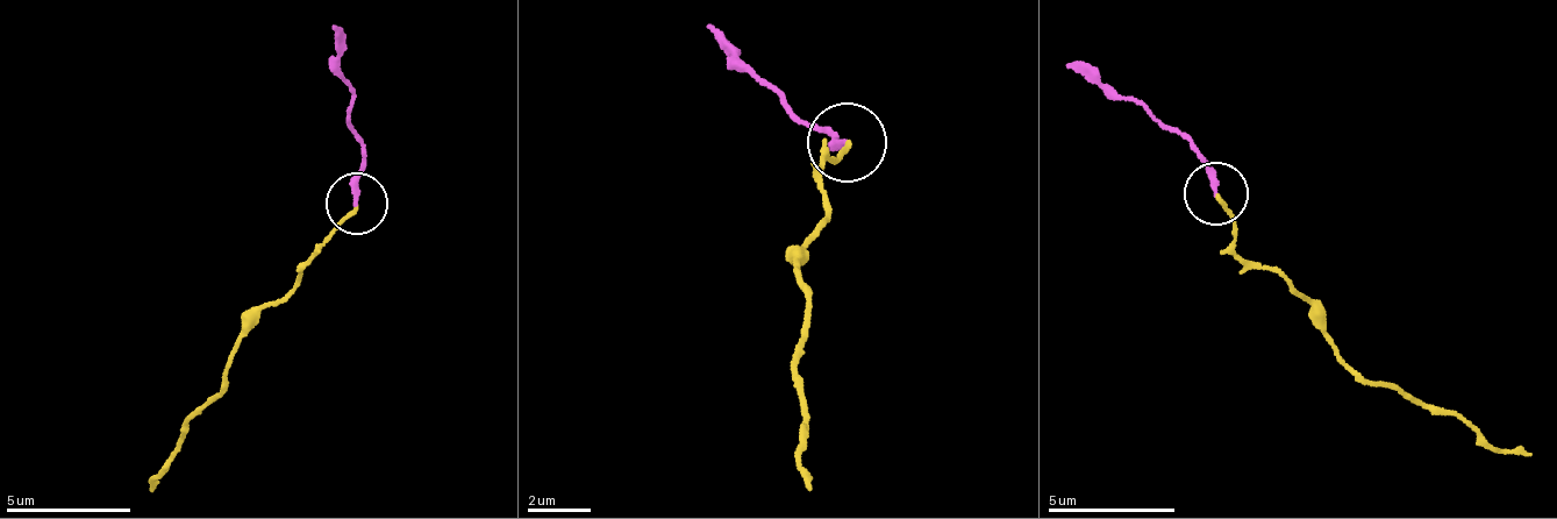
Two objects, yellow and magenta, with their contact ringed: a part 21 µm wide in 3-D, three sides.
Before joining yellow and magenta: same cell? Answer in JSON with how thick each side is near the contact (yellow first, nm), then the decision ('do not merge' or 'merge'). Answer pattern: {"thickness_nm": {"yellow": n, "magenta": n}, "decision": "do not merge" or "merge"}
{"thickness_nm": {"yellow": 150, "magenta": 240}, "decision": "merge"}

